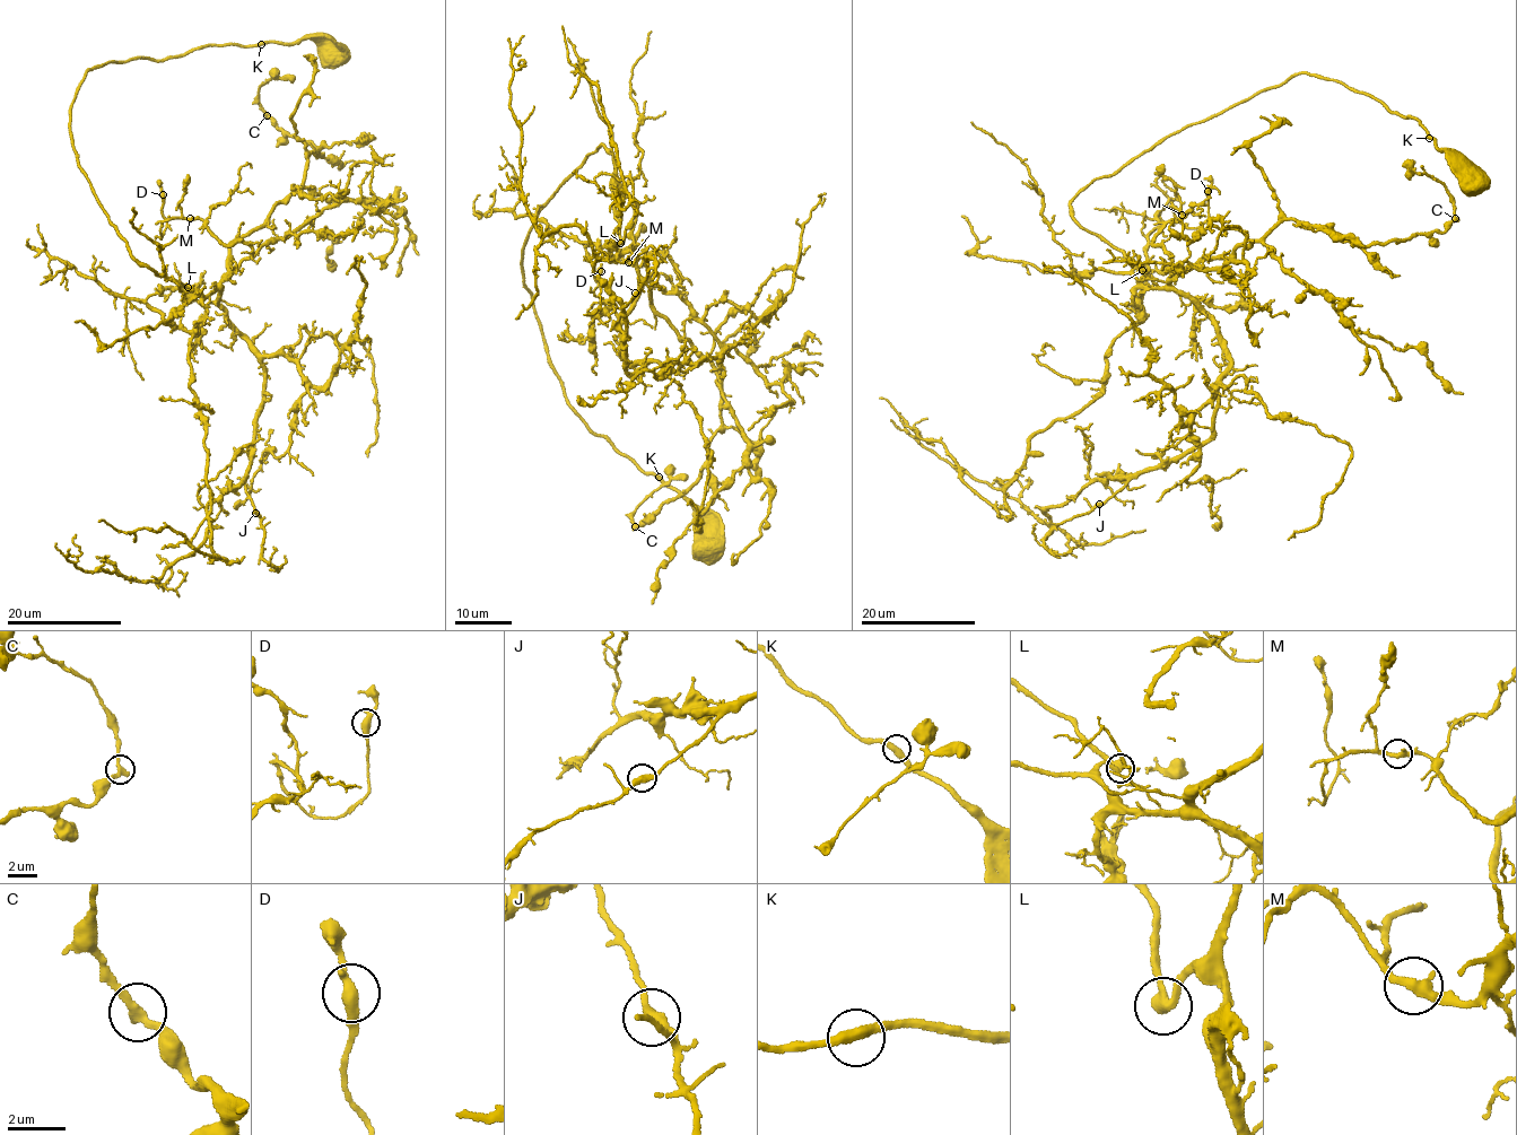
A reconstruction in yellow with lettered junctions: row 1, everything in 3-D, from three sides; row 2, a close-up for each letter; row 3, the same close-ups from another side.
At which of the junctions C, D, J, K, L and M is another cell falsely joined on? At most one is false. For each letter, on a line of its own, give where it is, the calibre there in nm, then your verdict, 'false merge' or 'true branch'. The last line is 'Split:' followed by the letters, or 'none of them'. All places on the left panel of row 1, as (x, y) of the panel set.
C: at (267, 115); 340 nm thick; true branch
D: at (163, 194); 400 nm thick; true branch
J: at (255, 513); 360 nm thick; true branch
K: at (261, 44); 380 nm thick; true branch
L: at (188, 287); 380 nm thick; true branch
M: at (190, 218); 360 nm thick; true branch
Split: none of them

